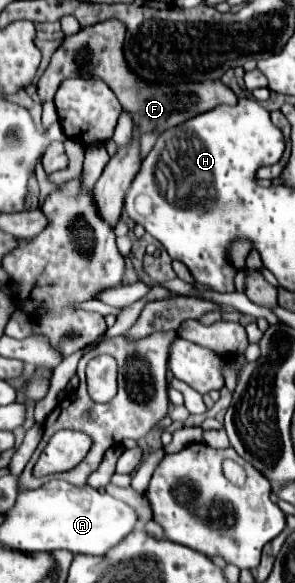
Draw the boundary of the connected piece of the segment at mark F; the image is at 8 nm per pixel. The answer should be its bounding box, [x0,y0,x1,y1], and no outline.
[37,20,237,134]

